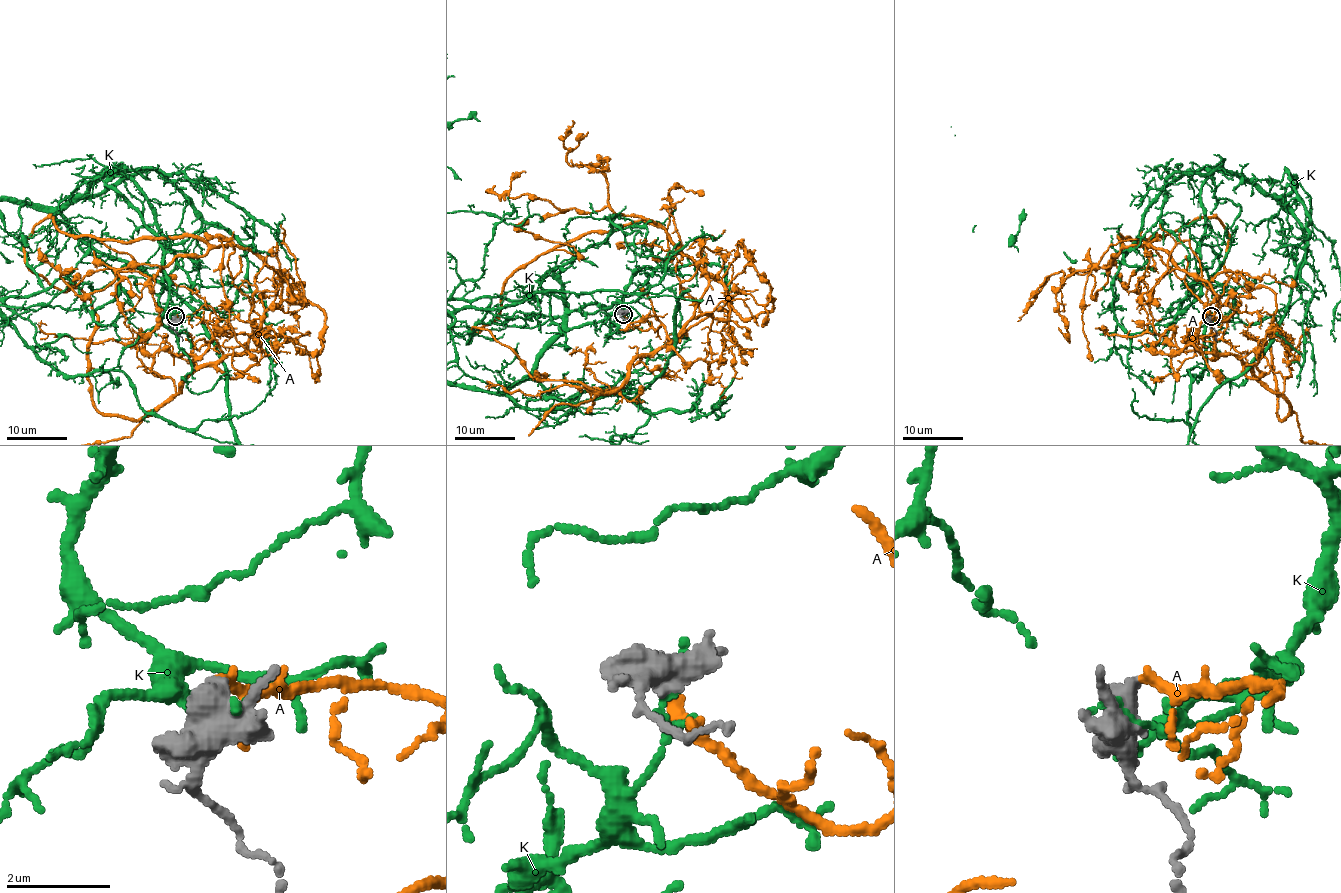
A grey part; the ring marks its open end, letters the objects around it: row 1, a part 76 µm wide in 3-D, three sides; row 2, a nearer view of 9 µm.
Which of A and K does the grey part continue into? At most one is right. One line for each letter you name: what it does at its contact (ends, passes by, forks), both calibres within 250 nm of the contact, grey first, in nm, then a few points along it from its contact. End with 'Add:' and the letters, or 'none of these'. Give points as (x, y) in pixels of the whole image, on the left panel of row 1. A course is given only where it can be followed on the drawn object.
A: it passes by | 400/150 nm
Add: A

